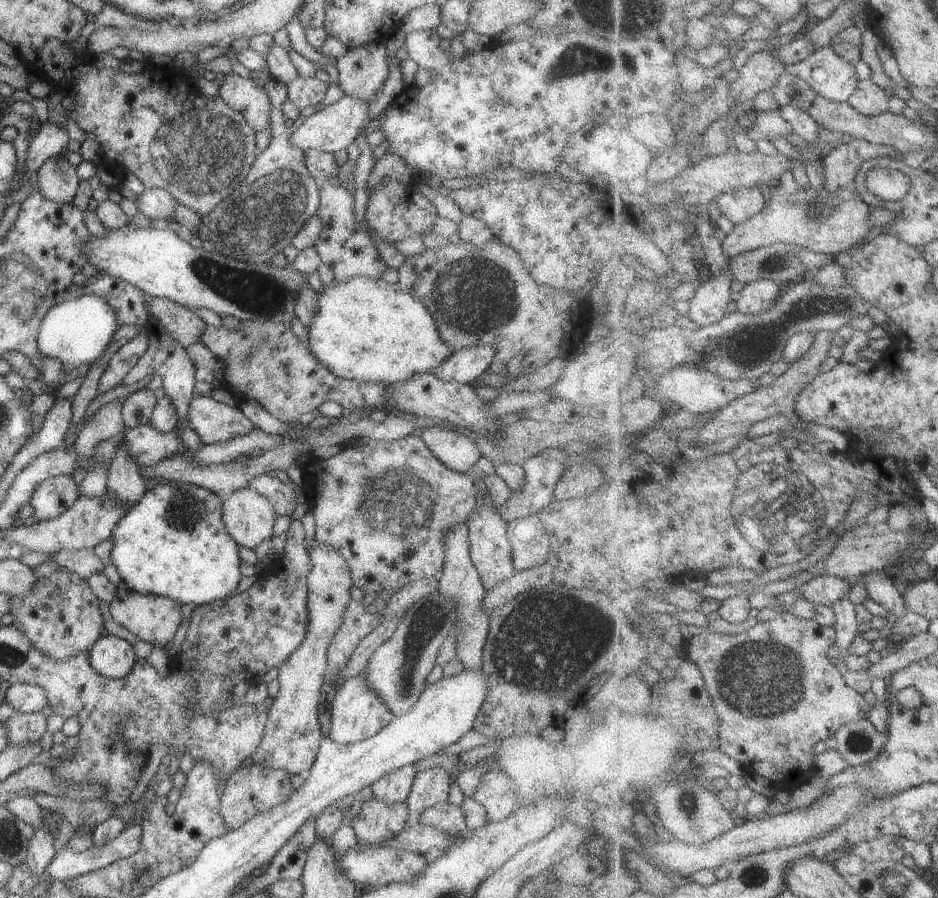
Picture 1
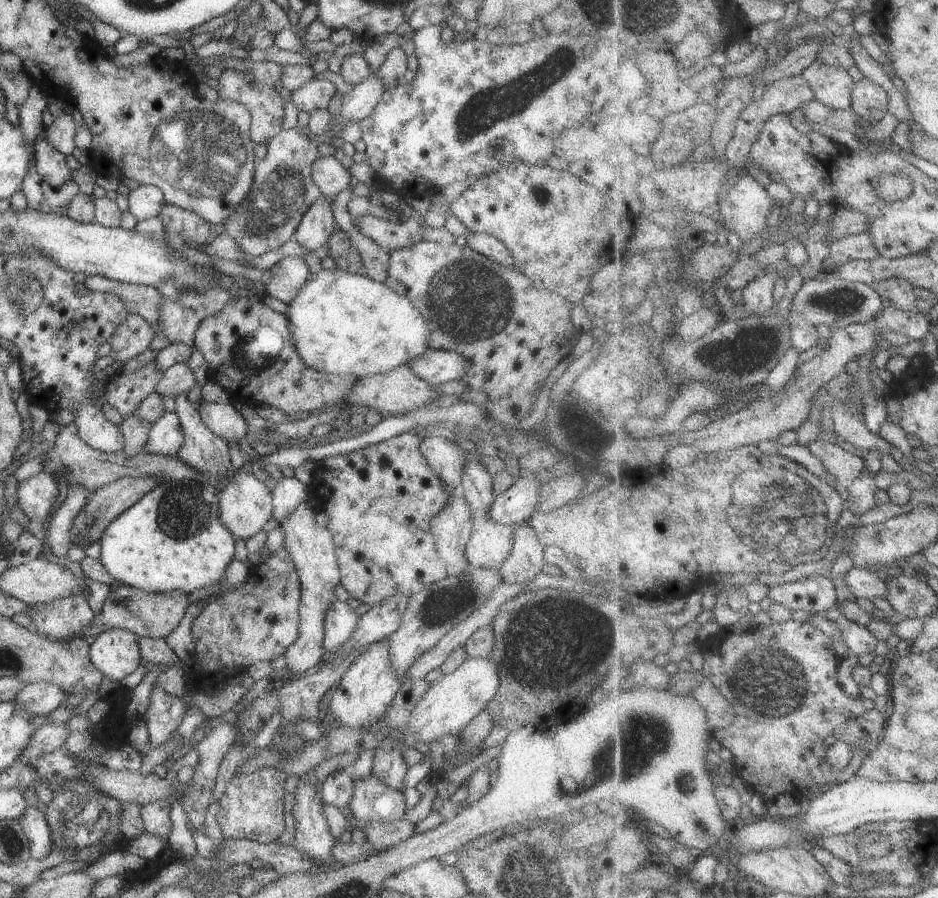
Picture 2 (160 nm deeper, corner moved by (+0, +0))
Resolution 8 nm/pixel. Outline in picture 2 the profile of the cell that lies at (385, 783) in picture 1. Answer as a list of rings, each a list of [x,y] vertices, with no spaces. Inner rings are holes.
[[[390,736],[382,739],[375,750],[375,757],[371,772],[390,788],[400,789],[404,786],[408,766],[402,758],[399,744]]]

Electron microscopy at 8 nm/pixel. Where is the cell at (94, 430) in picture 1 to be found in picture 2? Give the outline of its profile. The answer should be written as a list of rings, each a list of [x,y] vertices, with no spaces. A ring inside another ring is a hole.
[[[70,486],[66,500],[45,529],[45,541],[49,544],[52,554],[59,559],[67,556],[68,550],[74,547],[74,544],[71,543],[73,520],[84,508],[89,497],[90,494],[84,487]]]

